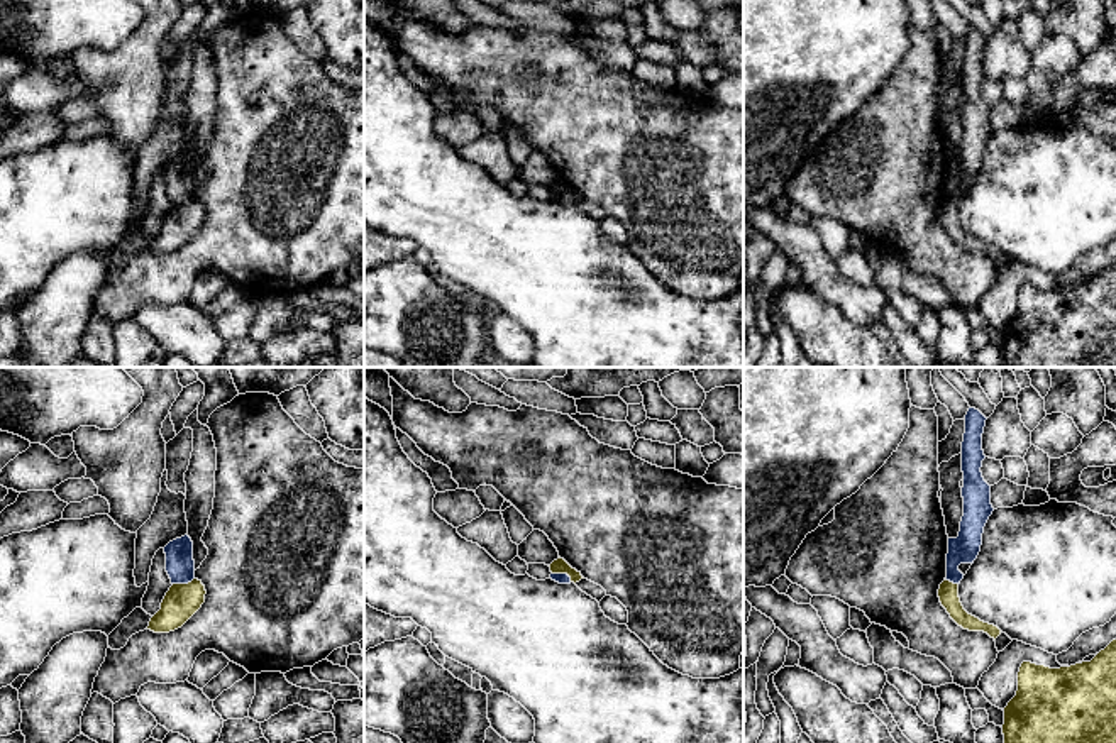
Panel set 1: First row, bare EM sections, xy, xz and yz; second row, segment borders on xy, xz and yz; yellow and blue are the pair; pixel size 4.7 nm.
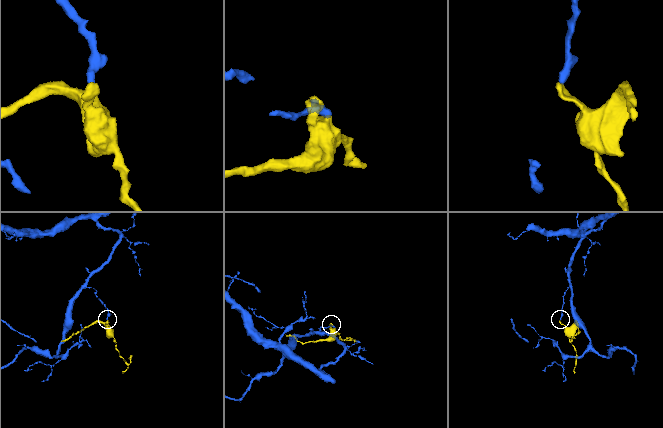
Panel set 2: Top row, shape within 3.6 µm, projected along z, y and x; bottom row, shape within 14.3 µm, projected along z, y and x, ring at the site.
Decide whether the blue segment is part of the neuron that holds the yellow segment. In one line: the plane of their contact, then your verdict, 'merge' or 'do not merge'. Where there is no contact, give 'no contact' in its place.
xz | do not merge

